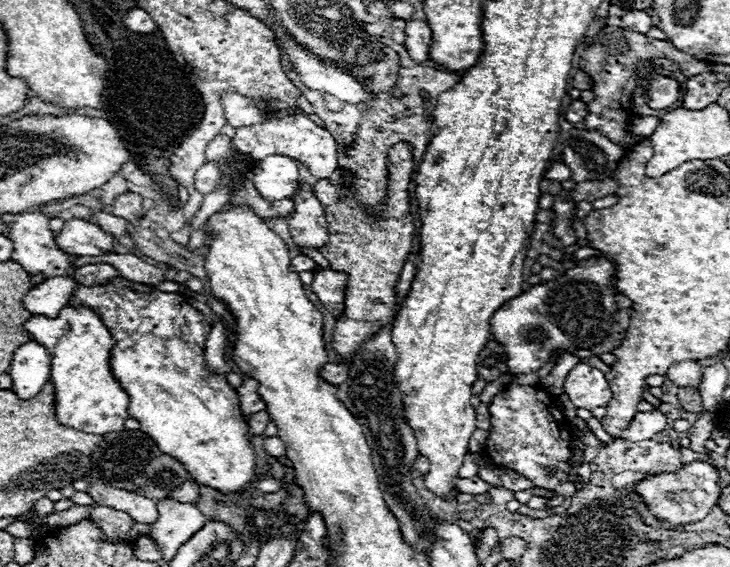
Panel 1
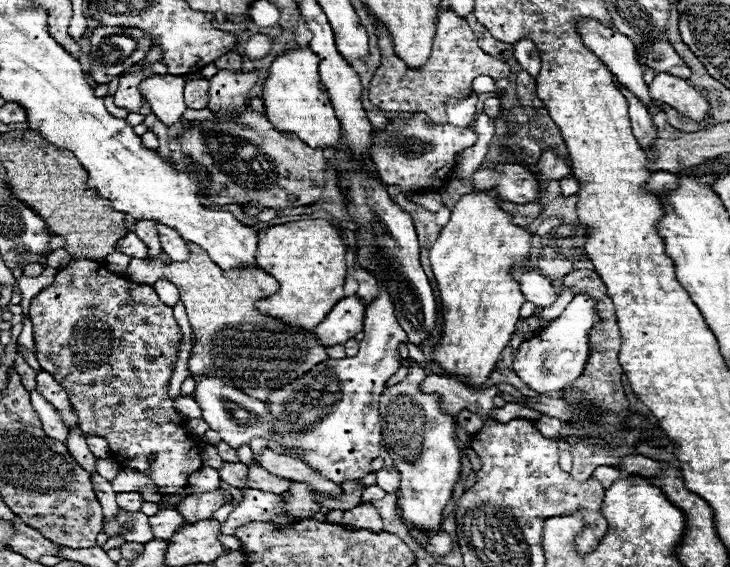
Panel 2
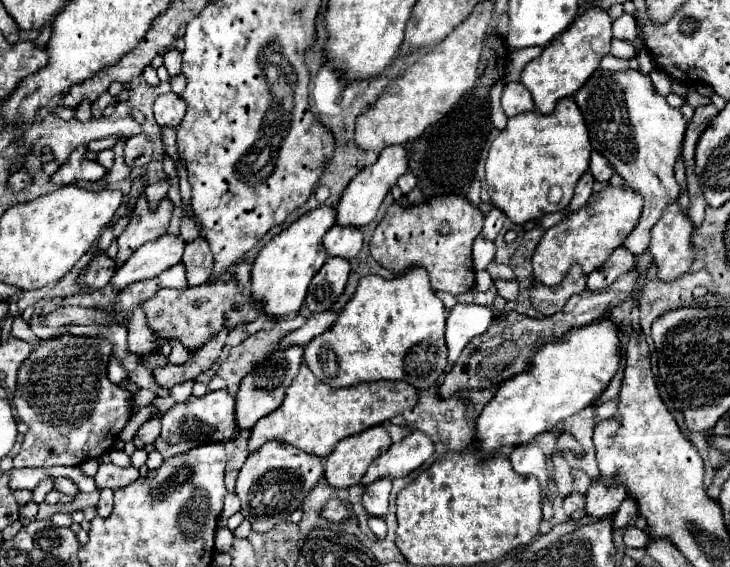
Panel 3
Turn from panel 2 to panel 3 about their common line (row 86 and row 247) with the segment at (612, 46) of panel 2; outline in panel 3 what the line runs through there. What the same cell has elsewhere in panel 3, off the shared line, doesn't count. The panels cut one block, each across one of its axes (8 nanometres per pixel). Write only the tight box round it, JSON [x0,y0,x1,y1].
[574,70,686,256]

